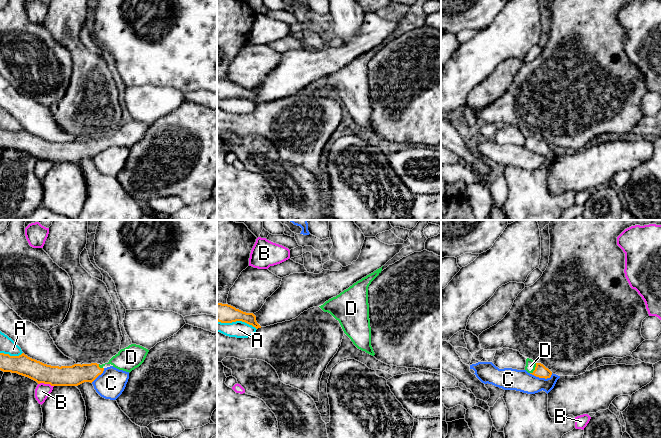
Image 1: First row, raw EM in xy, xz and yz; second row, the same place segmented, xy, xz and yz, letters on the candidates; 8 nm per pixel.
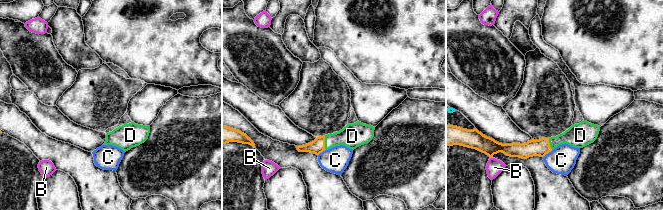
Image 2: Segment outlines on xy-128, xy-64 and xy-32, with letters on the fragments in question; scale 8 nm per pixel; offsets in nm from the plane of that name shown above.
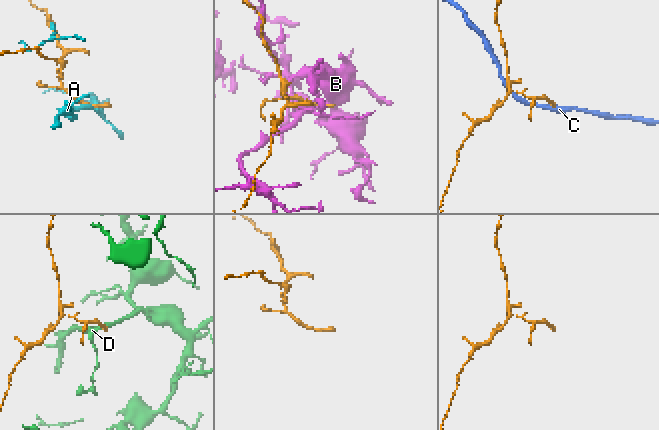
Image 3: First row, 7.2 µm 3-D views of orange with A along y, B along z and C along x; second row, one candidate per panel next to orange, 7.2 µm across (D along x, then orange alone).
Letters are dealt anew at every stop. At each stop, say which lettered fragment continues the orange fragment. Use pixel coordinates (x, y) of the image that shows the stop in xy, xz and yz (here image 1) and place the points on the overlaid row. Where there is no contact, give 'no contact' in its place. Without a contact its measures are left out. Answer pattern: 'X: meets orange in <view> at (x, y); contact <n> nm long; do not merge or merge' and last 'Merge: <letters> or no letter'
A: meets orange in xz at (237, 320); contact 320 nm long; do not merge
B: meets orange in xy at (46, 383); contact 130 nm long; do not merge
C: meets orange in yz at (541, 377); contact 190 nm long; do not merge
D: meets orange in yz at (535, 368); contact 100 nm long; merge
Merge: D

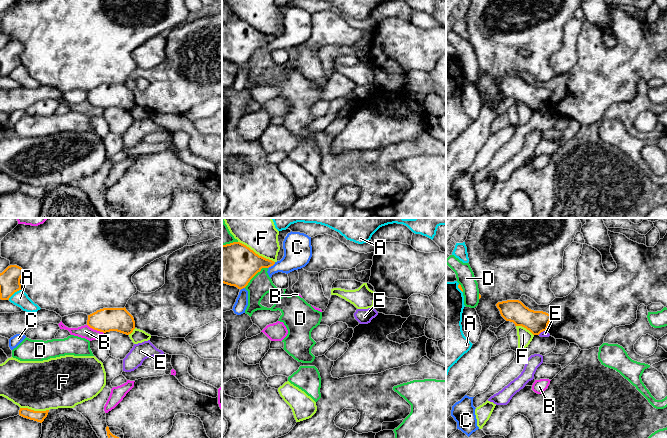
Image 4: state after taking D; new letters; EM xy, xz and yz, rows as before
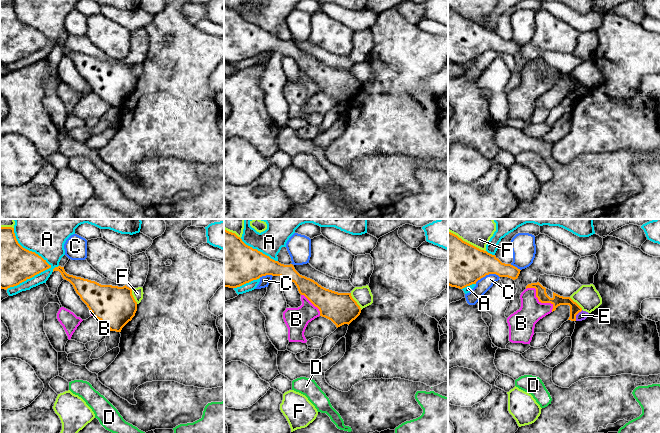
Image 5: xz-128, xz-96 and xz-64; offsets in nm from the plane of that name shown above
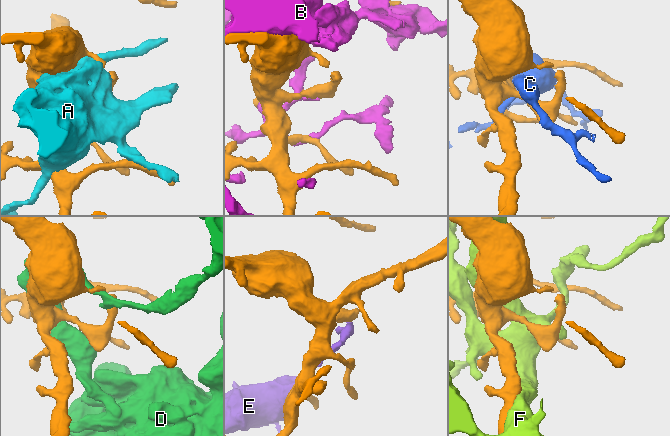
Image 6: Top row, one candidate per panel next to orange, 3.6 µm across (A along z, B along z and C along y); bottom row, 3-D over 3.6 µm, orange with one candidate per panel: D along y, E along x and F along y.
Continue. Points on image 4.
A: meets orange in xy at (14, 292); contact 130 nm long; do not merge
B: meets orange in xy at (95, 329); contact 150 nm long; do not merge
C: meets orange in xz at (271, 265); contact 80 nm long; do not merge
D: meets orange in xz at (255, 274); contact 260 nm long; do not merge
E: meets orange in yz at (542, 331); contact 80 nm long; do not merge
F: meets orange in xz at (255, 253); contact 340 nm long; do not merge
Merge: no letter

